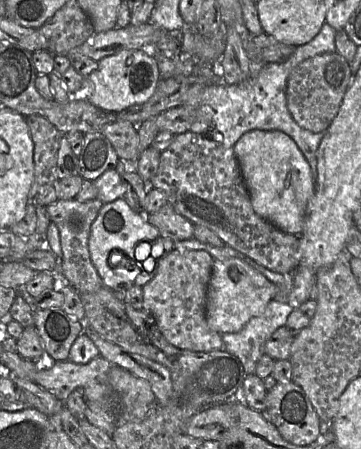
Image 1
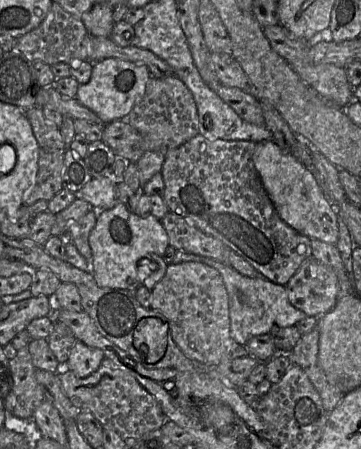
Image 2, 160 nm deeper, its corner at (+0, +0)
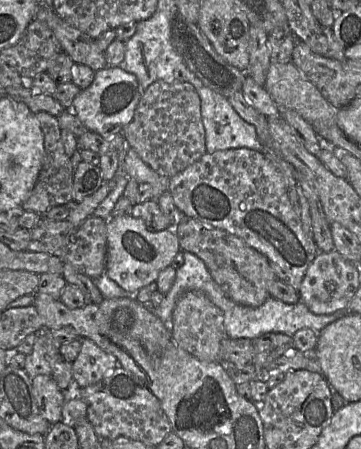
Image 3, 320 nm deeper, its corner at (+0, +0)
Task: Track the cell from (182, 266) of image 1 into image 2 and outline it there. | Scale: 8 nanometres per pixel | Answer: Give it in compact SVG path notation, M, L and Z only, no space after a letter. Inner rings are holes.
M193 261L169 264L165 276L151 290L150 308L165 316L174 342L190 359L217 365L222 361L248 356L245 347L231 336L229 295L221 274L211 266Z

